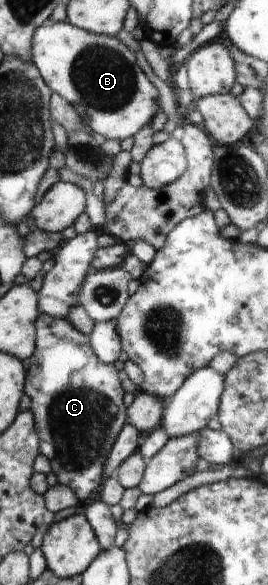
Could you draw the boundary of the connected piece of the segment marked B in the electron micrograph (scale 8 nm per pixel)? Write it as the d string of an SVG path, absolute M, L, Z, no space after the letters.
M50 21L37 30L33 40L33 63L44 76L50 90L61 96L74 107L82 123L90 126L90 130L106 139L124 140L132 138L142 130L152 116L158 112L158 92L152 82L144 76L134 60L134 52L130 52L116 36L99 35L82 30L64 22Z

